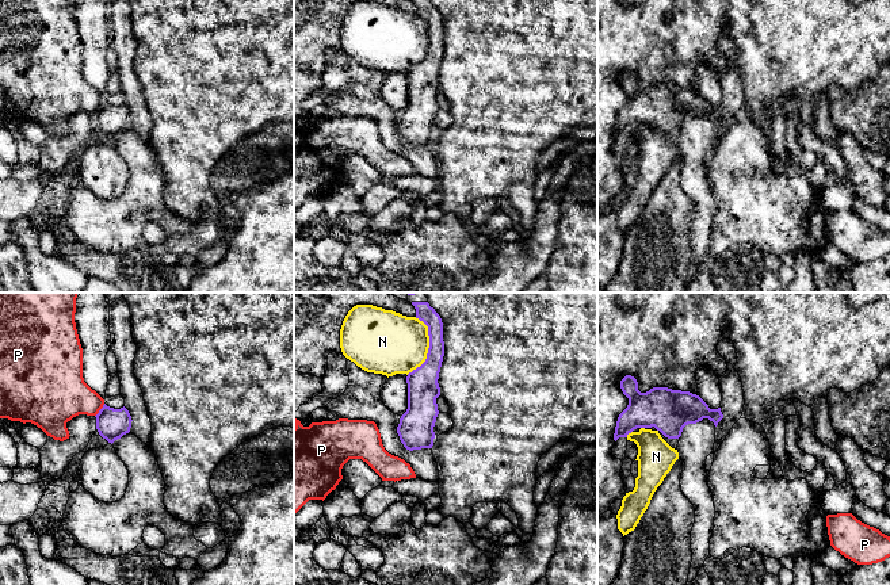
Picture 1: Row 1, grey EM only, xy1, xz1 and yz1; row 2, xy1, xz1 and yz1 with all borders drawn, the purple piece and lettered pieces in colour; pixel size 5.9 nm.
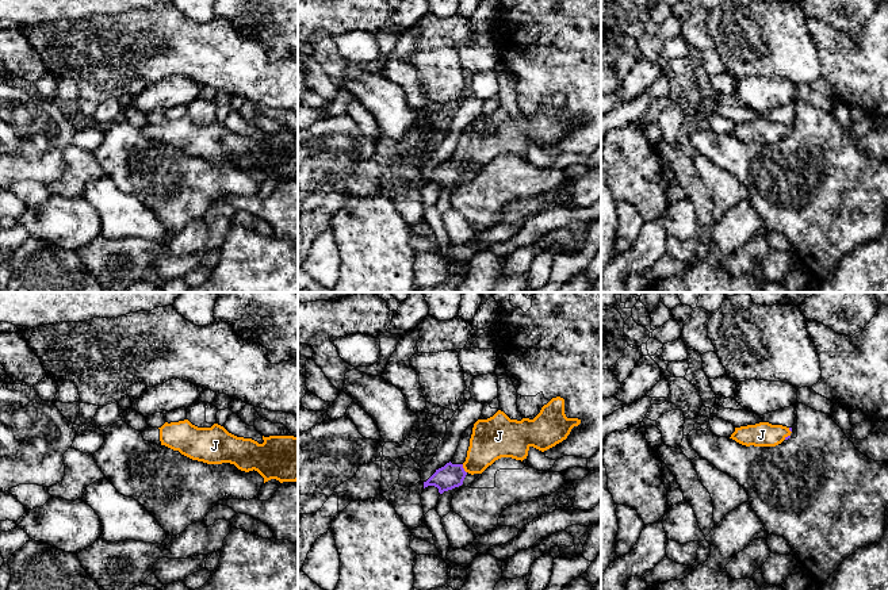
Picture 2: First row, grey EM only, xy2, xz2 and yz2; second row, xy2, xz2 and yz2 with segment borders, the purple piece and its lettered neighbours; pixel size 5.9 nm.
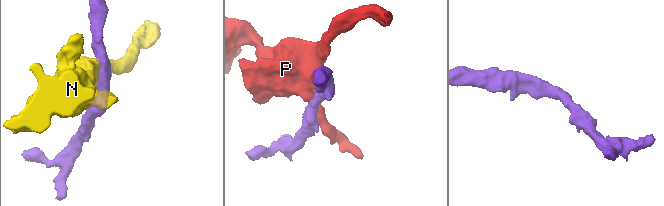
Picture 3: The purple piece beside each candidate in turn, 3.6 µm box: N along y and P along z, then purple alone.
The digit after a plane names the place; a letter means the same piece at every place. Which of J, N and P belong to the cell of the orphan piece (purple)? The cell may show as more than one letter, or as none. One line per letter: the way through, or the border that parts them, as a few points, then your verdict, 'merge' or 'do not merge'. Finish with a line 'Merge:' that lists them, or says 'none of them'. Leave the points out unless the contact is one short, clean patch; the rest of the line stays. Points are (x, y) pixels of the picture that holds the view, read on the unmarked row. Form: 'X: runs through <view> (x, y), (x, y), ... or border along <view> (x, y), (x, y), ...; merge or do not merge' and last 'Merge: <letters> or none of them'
J: runs through xz2 (451, 172), (463, 165), (492, 135); merge
N: do not merge
P: do not merge
Merge: J

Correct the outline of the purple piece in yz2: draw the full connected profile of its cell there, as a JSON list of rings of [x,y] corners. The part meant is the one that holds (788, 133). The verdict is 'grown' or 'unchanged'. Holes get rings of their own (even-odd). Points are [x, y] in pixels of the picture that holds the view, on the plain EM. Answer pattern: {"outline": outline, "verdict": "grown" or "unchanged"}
{"outline": [[[759,119],[755,122],[735,124],[735,129],[730,135],[746,143],[776,143],[784,137],[788,137],[791,130],[792,124]]], "verdict": "grown"}

